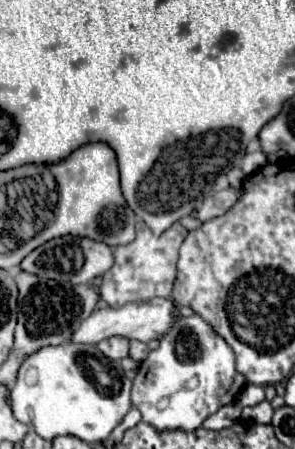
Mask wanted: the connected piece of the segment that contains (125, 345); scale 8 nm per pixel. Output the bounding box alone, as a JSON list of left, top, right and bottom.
[97,336,129,360]

